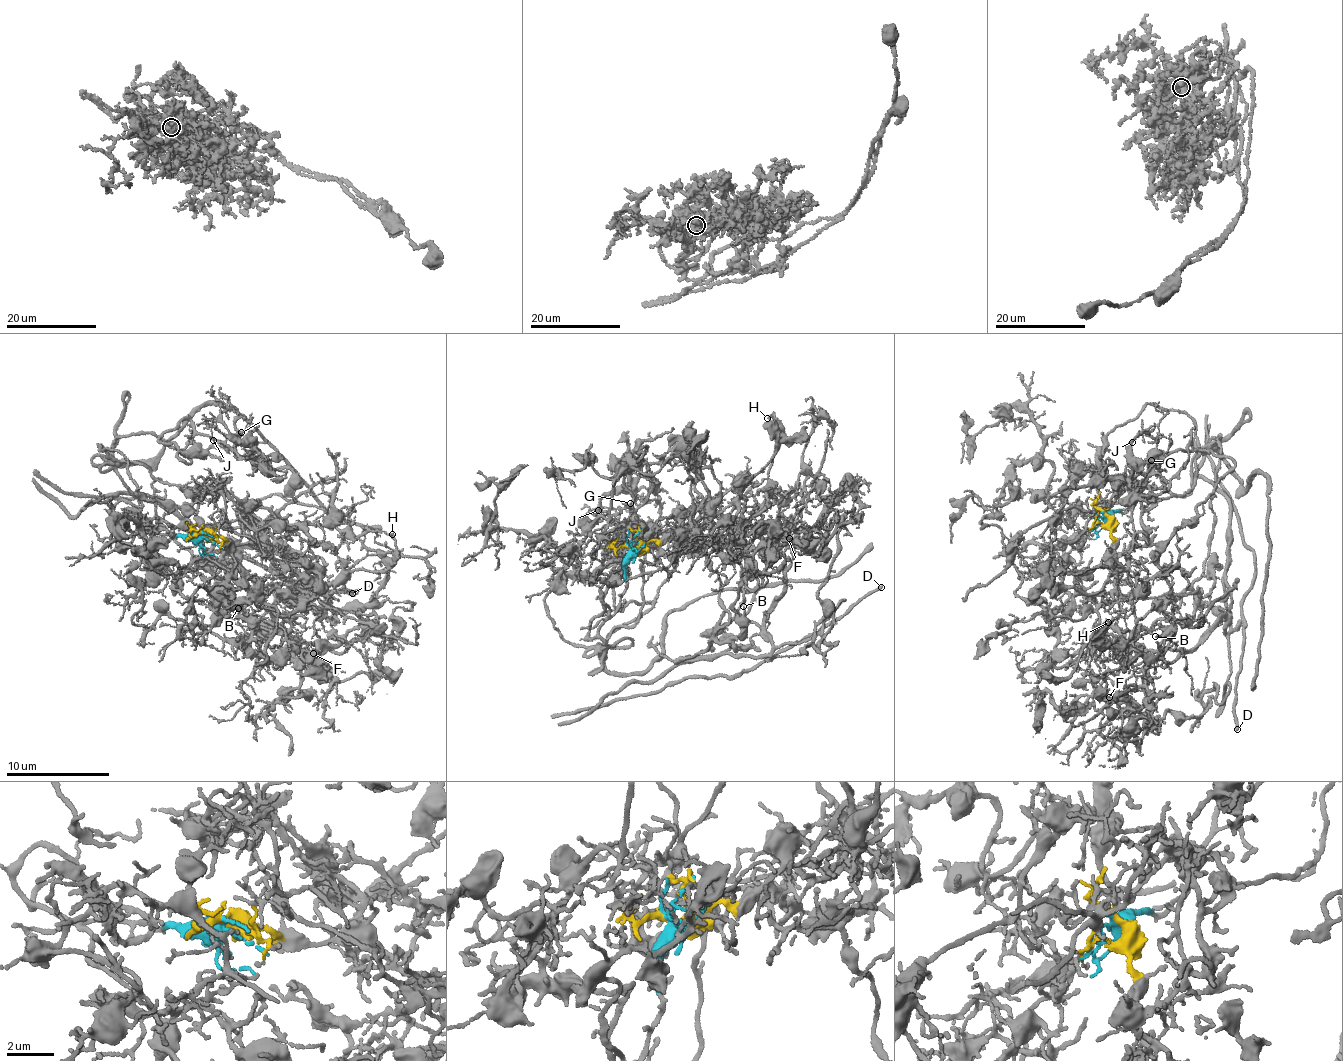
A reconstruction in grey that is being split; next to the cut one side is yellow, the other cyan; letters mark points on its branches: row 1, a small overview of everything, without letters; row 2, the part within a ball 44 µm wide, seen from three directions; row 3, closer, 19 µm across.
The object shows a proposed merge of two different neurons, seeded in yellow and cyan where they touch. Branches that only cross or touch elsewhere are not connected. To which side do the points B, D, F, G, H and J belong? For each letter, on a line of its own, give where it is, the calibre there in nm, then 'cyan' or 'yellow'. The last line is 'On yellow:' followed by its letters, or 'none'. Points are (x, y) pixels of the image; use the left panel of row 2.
B: place (238, 608); calibre 120 nm; yellow
D: place (352, 593); calibre 240 nm; yellow
F: place (313, 653); calibre 140 nm; yellow
G: place (241, 432); calibre 160 nm; cyan
H: place (392, 534); calibre 140 nm; yellow
J: place (213, 440); calibre 90 nm; cyan
On yellow: B, D, F, H

